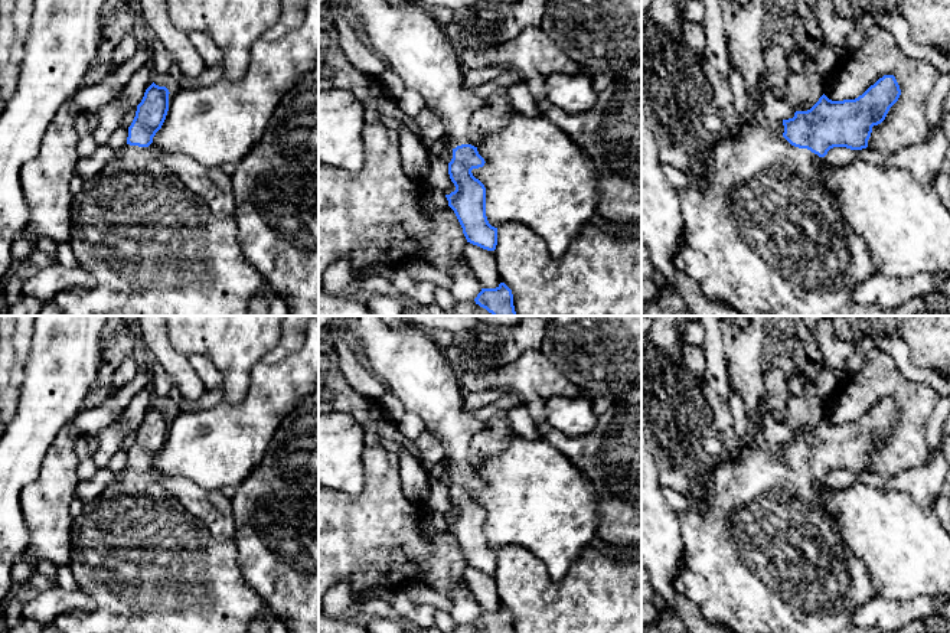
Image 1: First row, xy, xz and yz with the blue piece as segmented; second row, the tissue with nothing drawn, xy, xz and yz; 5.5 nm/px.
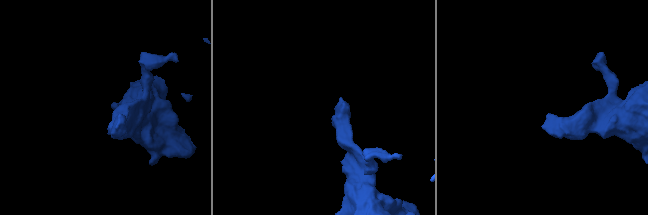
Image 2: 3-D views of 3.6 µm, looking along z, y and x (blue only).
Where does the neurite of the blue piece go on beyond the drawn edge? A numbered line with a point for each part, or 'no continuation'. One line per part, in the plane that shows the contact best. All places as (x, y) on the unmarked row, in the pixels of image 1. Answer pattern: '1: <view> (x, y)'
1: yz (764, 555)

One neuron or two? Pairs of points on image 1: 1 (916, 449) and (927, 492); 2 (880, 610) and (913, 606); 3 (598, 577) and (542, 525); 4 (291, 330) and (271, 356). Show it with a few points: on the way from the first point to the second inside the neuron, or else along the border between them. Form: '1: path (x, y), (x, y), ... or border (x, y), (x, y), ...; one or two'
1: border (930, 456), (926, 465), (904, 469), (893, 476); two
2: path (888, 610), (904, 610); one
3: border (594, 542), (561, 578), (554, 580), (549, 576); two
4: path (291, 338), (278, 351); one

